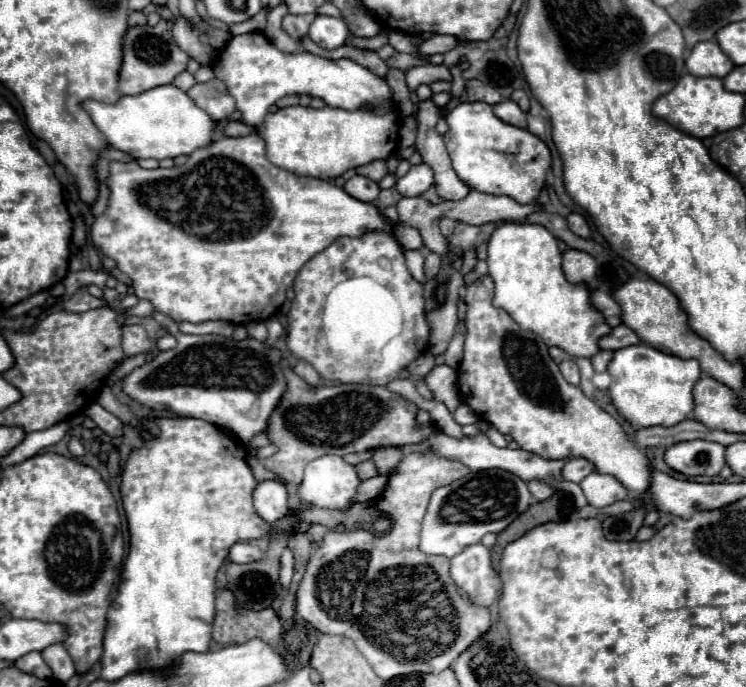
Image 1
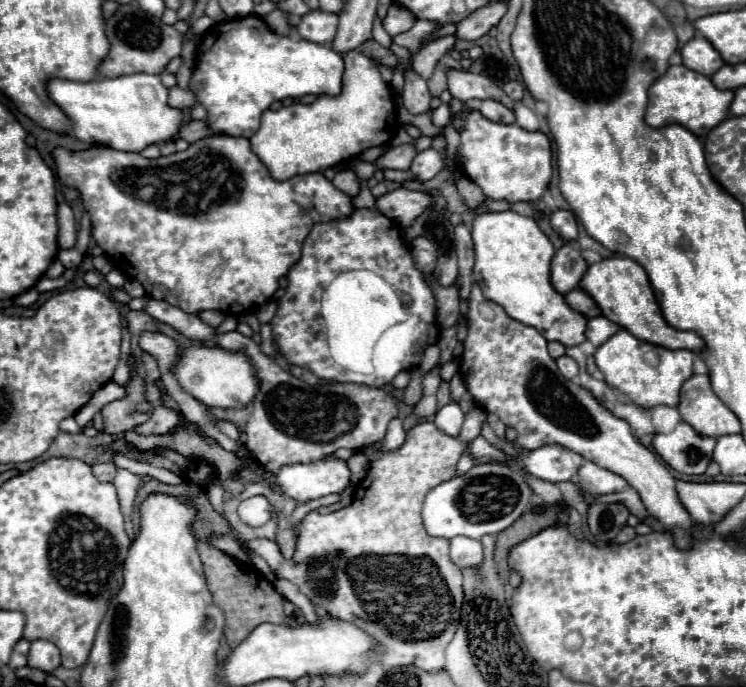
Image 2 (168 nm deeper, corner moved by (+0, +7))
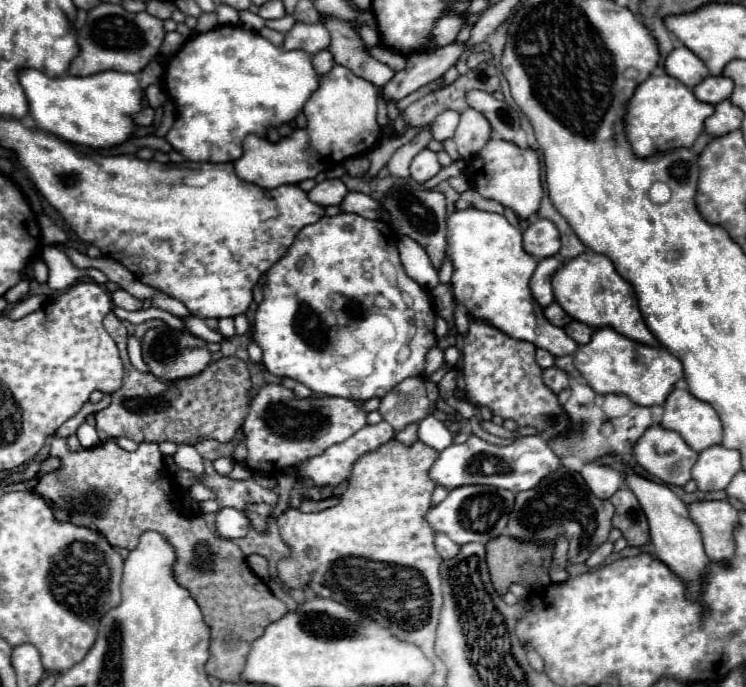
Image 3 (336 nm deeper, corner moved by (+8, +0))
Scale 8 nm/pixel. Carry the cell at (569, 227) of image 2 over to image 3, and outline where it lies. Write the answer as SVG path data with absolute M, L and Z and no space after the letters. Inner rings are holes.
M539 219L523 231L523 249L535 259L555 255L559 251L559 245L559 231L547 219Z

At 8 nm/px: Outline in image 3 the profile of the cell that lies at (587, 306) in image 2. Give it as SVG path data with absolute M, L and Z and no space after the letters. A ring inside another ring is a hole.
M551 303L549 307L545 307L543 315L545 315L545 319L547 319L549 323L553 323L553 325L557 325L557 327L565 327L565 325L571 321L571 317L559 307L559 303Z

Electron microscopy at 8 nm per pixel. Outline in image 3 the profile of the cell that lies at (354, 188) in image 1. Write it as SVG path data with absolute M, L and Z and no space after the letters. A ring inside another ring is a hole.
M325 179L321 183L317 183L309 193L307 197L321 205L321 207L327 207L327 205L339 205L343 201L343 197L347 195L347 187L341 179Z

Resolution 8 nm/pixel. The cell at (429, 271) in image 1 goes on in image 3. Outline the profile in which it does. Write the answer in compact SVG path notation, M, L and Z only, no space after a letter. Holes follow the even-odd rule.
M405 235L399 237L399 255L401 255L401 263L405 267L405 273L411 279L415 279L421 287L435 289L439 285L437 269L431 265L429 255L425 253L425 249L419 243L415 243L413 239L407 239Z

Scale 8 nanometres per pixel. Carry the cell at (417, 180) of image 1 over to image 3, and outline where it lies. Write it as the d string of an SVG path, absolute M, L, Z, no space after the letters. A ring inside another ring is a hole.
M423 149L411 163L411 177L417 183L425 183L431 177L435 177L441 171L441 165L437 161L437 155L429 149Z

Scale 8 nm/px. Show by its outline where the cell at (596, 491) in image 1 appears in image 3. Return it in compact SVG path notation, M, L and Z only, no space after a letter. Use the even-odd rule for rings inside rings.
M587 463L581 469L581 475L591 493L597 495L599 499L609 499L623 485L621 473L615 467L603 463Z

